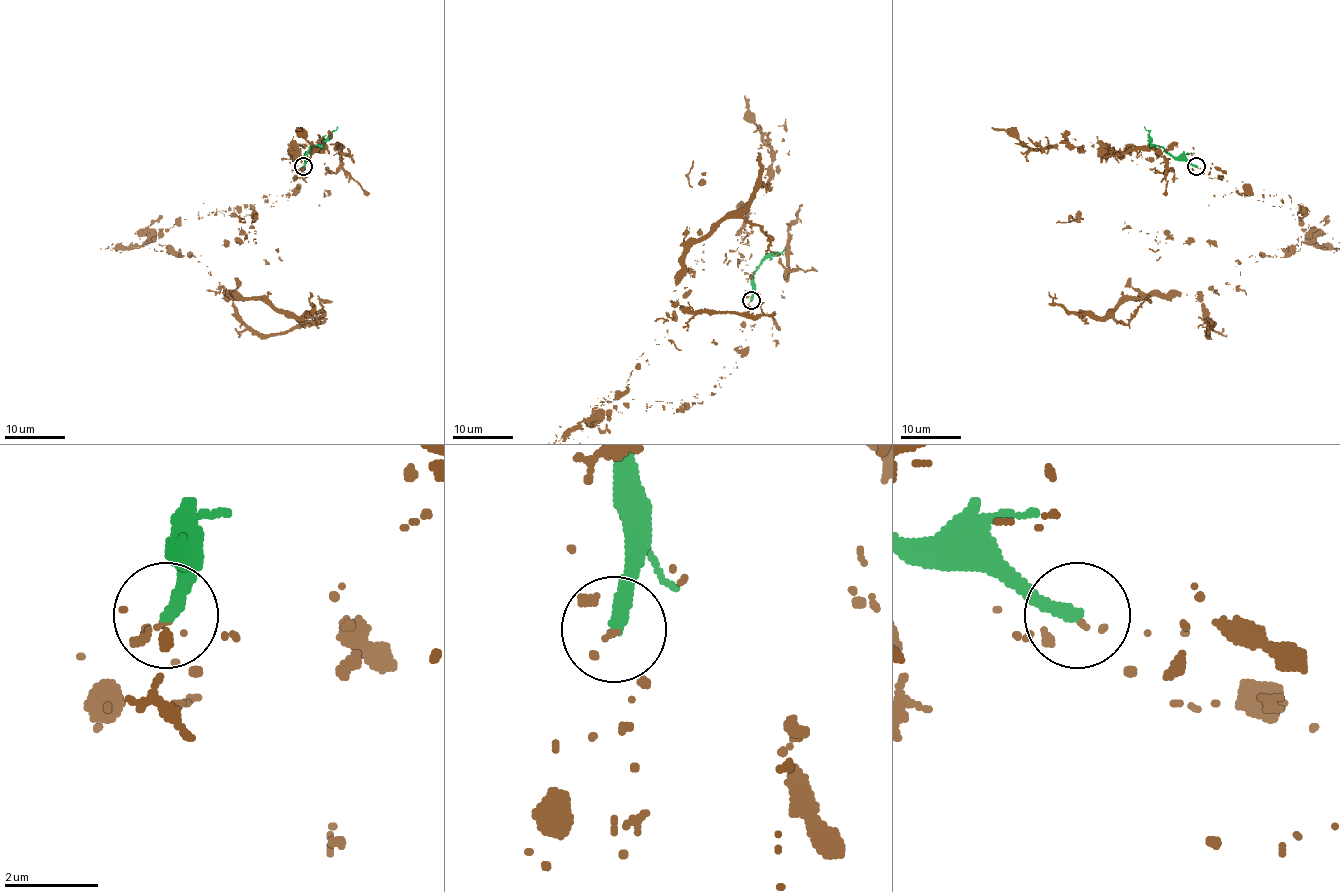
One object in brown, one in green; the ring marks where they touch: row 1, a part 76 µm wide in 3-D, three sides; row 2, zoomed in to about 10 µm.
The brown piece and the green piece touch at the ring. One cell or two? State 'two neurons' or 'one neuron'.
two neurons

